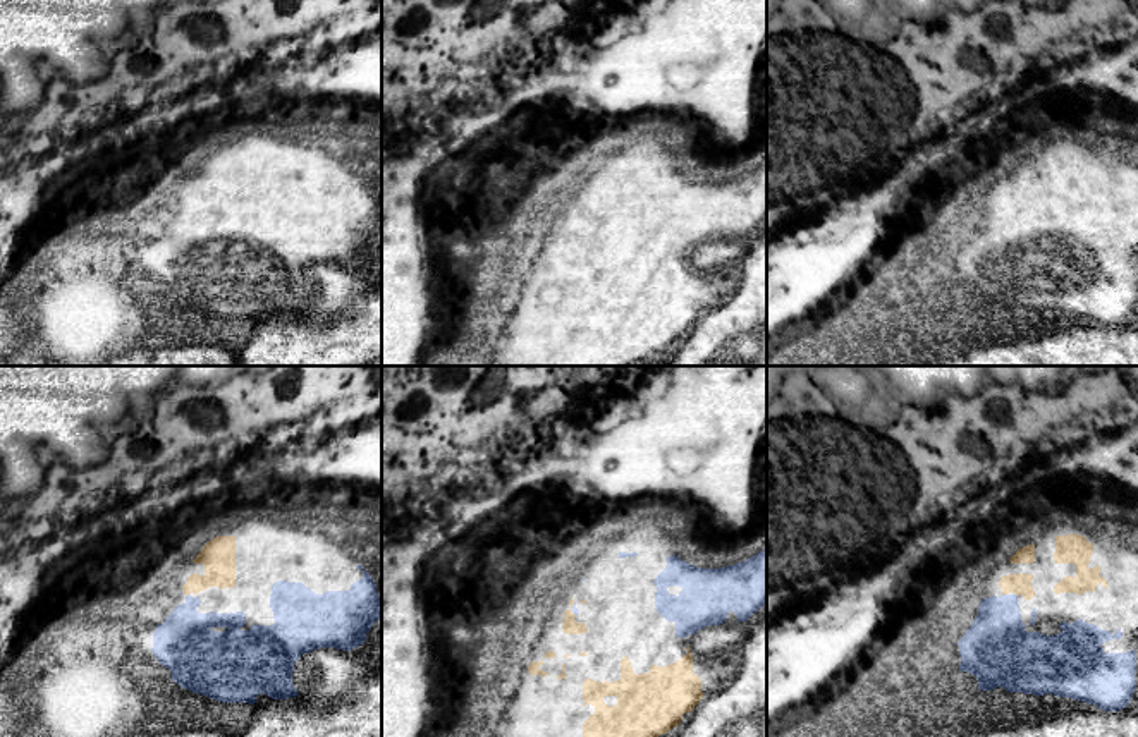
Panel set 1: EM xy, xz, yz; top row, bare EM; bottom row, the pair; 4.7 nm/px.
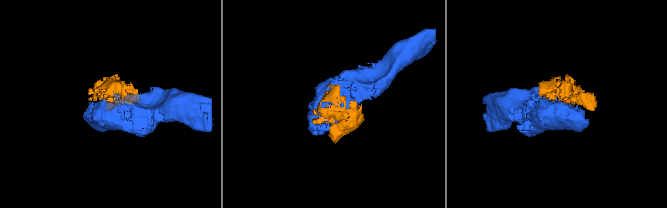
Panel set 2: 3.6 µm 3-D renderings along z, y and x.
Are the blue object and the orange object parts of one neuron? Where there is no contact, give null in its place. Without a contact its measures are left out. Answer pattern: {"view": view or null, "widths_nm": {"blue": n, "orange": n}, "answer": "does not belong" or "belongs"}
{"view": "xy", "widths_nm": {"blue": 280, "orange": 160}, "answer": "belongs"}

